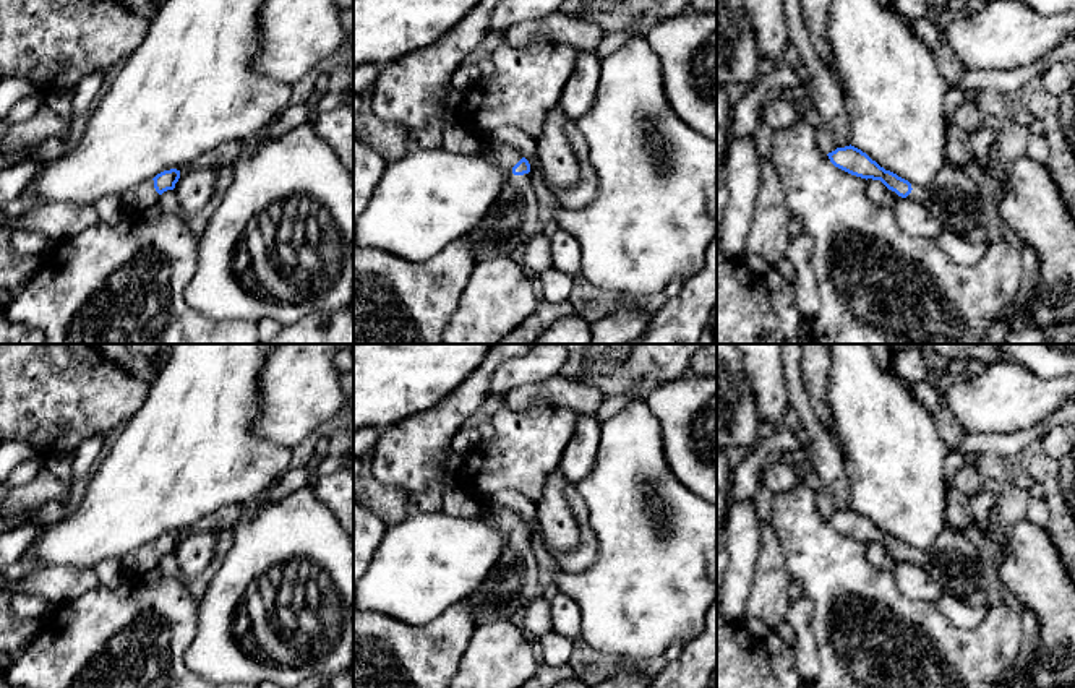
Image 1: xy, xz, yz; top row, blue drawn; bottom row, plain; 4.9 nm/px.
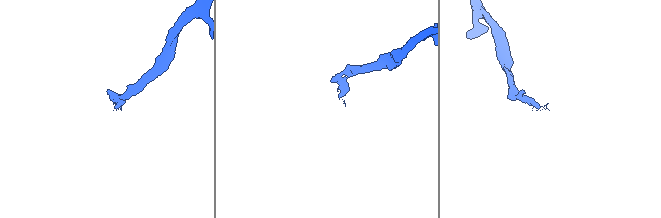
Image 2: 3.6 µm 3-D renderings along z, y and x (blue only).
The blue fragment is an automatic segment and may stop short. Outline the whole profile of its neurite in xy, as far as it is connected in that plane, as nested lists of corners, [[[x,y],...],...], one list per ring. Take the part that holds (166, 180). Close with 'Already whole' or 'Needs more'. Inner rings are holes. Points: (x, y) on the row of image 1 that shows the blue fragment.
[[[170,169],[157,174],[154,178],[143,182],[136,188],[130,190],[123,201],[131,211],[146,211],[149,206],[156,204],[159,196],[173,190],[180,178],[180,170]]]. Needs more

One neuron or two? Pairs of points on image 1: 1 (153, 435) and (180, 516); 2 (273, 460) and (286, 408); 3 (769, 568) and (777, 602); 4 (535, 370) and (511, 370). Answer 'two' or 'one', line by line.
1: one
2: two
3: one
4: one

